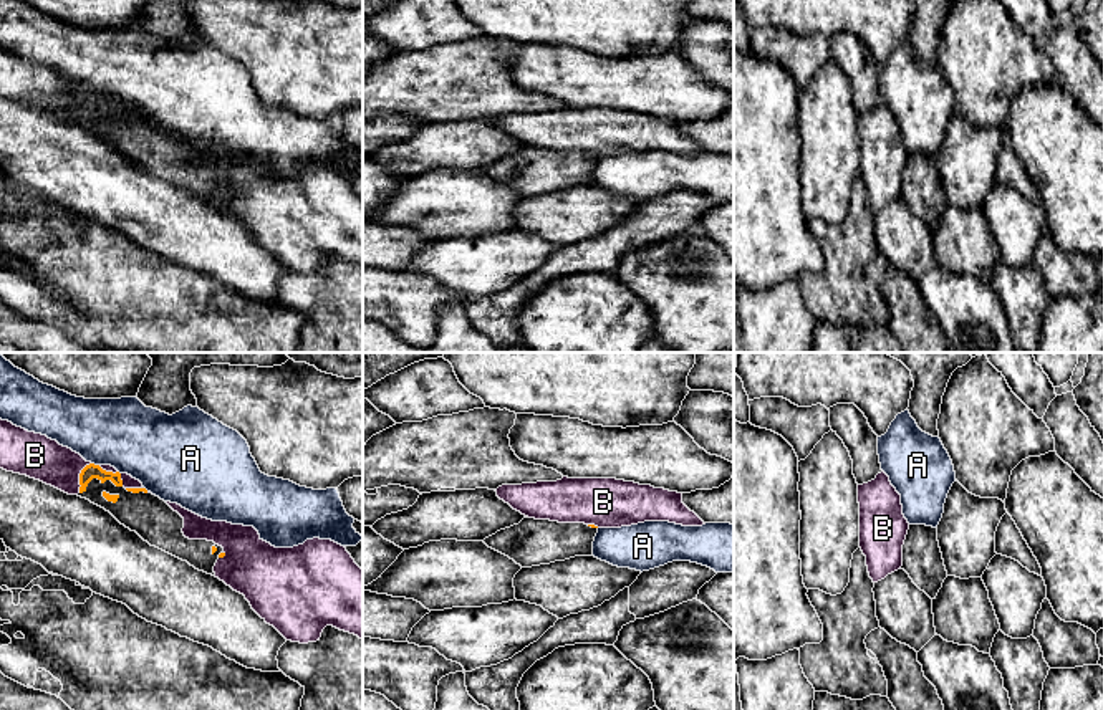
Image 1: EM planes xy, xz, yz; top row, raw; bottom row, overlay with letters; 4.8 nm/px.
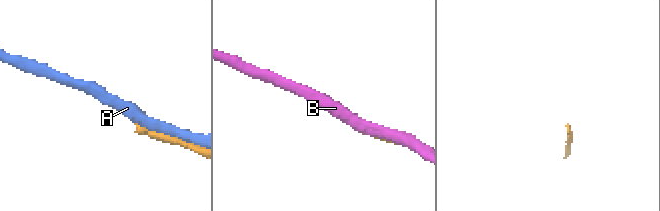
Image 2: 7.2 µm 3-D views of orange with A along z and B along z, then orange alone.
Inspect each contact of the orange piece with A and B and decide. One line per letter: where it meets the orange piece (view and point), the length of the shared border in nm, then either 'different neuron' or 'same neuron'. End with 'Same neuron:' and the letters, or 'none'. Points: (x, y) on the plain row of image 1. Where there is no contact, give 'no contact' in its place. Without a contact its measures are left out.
A: contact xy (93, 93); length 40 nm; different neuron
B: contact xy (80, 106); length 160 nm; different neuron
Same neuron: none

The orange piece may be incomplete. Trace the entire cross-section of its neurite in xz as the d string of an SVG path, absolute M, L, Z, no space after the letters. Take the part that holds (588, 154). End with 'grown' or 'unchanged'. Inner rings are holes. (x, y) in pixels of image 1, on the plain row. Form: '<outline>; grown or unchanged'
M523 147L518 154L500 159L484 172L508 185L522 197L550 194L575 185L593 185L598 156Z; grown

